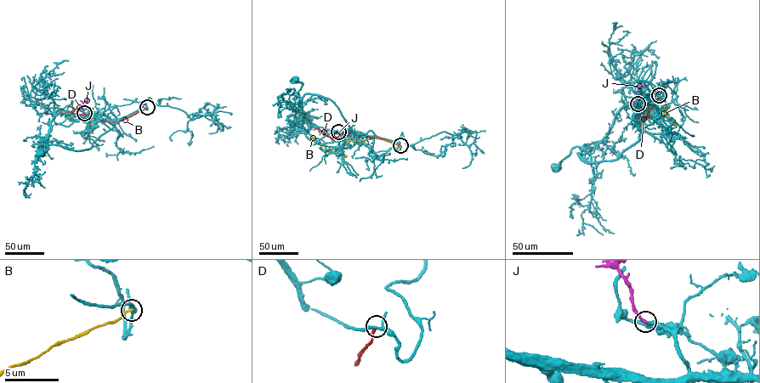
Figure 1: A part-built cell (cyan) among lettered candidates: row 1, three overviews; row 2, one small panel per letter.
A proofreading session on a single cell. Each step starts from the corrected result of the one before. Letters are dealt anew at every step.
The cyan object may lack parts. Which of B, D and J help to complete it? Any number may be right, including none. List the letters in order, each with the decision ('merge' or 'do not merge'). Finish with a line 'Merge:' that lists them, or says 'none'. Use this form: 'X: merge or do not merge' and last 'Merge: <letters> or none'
B: do not merge
D: do not merge
J: merge
Merge: J

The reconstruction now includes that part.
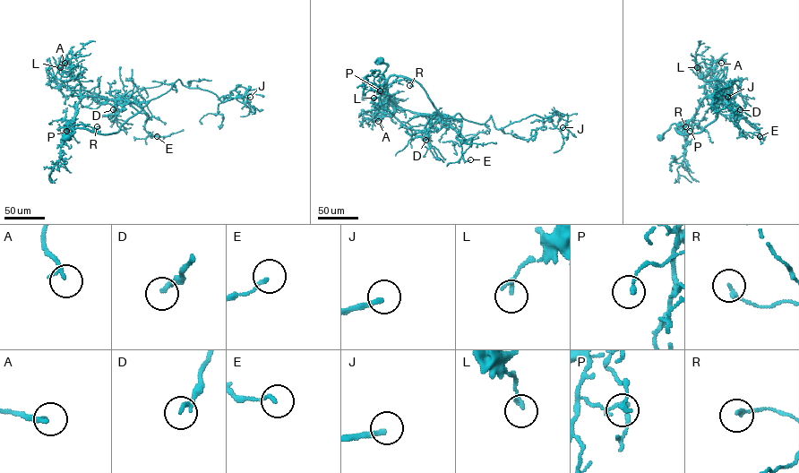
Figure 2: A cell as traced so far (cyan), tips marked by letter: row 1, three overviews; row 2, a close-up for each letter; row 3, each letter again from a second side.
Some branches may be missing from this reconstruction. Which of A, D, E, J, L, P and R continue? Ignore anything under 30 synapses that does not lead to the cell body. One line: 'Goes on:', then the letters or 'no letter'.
Goes on: A, J

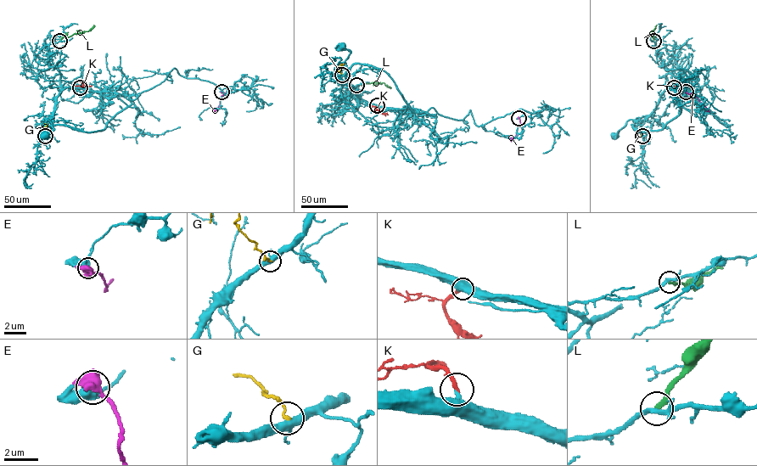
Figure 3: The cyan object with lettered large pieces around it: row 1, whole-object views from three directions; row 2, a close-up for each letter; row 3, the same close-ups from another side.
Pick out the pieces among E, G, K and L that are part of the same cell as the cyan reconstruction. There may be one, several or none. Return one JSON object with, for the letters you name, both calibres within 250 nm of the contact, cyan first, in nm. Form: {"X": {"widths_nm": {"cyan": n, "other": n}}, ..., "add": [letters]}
{"K": {"widths_nm": {"cyan": 400, "other": 240}}, "add": ["K"]}

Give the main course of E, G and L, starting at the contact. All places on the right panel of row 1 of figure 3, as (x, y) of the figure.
E: (686, 92), (692, 93), (709, 111)
G: (642, 136), (632, 127), (634, 121)
L: (653, 41), (650, 33), (657, 25)

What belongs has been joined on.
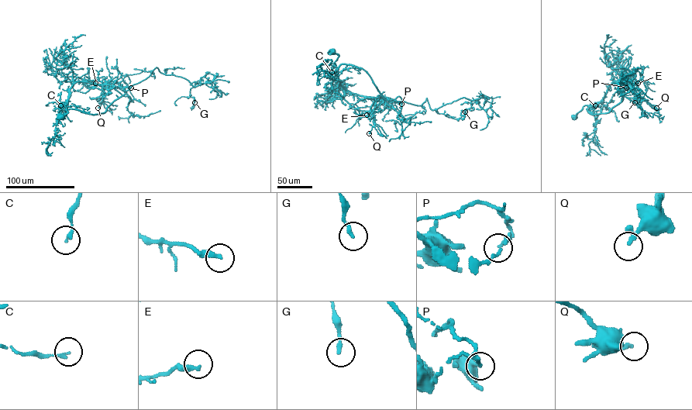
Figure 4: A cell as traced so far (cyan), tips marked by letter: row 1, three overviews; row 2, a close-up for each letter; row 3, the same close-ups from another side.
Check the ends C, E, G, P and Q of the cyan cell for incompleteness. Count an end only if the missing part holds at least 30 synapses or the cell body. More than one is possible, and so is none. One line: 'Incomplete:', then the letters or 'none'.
Incomplete: none

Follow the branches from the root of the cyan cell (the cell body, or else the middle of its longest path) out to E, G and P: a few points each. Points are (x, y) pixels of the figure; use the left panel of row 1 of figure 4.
E: (61, 117), (67, 112), (62, 105), (66, 107), (73, 77), (95, 83)
G: (61, 117), (67, 112), (63, 105), (104, 112), (156, 67), (194, 87), (200, 80), (190, 91), (194, 102)
P: (61, 117), (67, 112), (62, 105), (66, 107), (69, 90), (77, 82), (131, 87)

